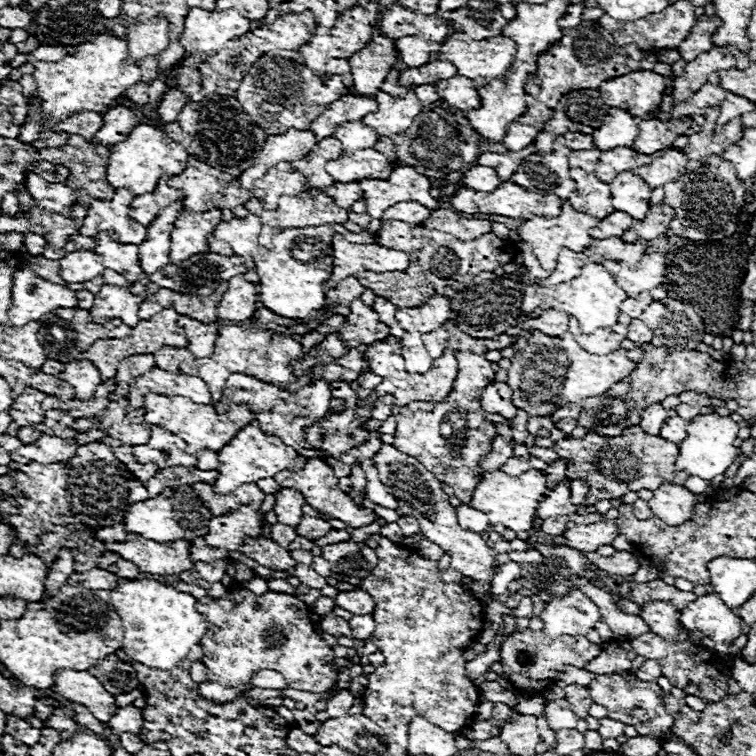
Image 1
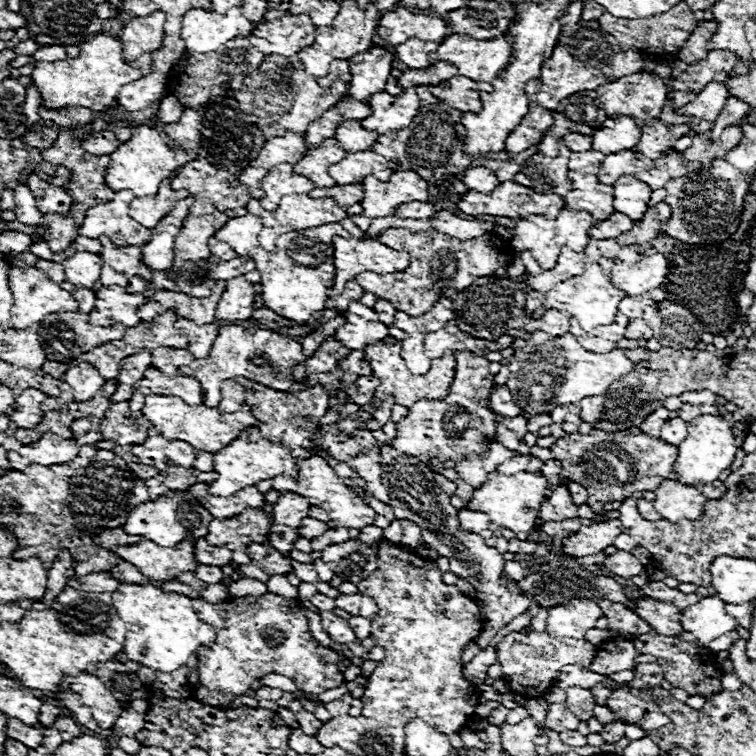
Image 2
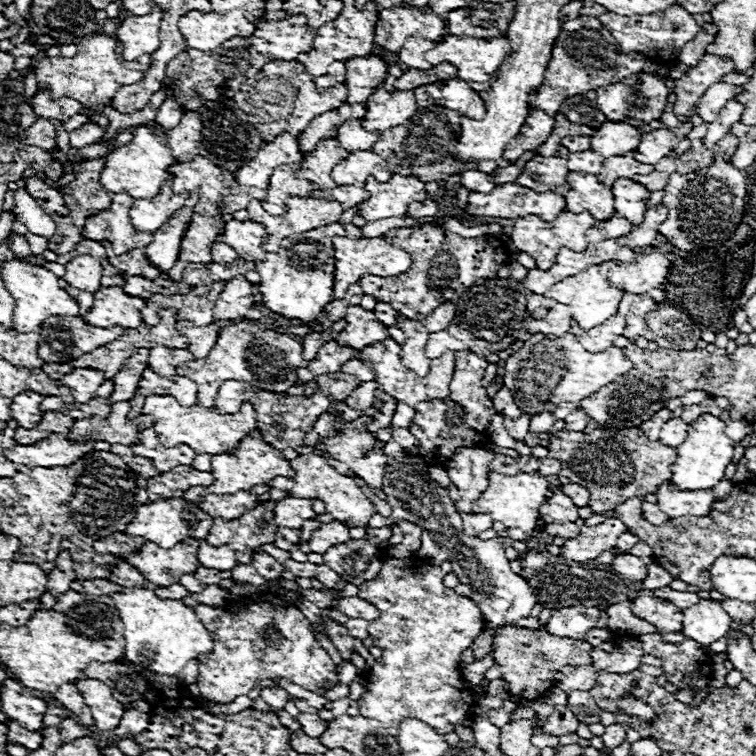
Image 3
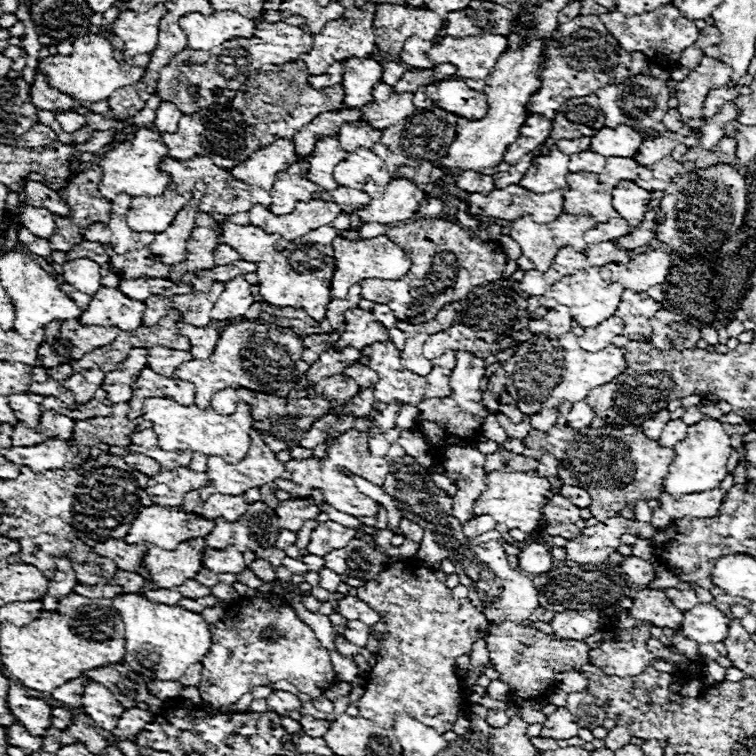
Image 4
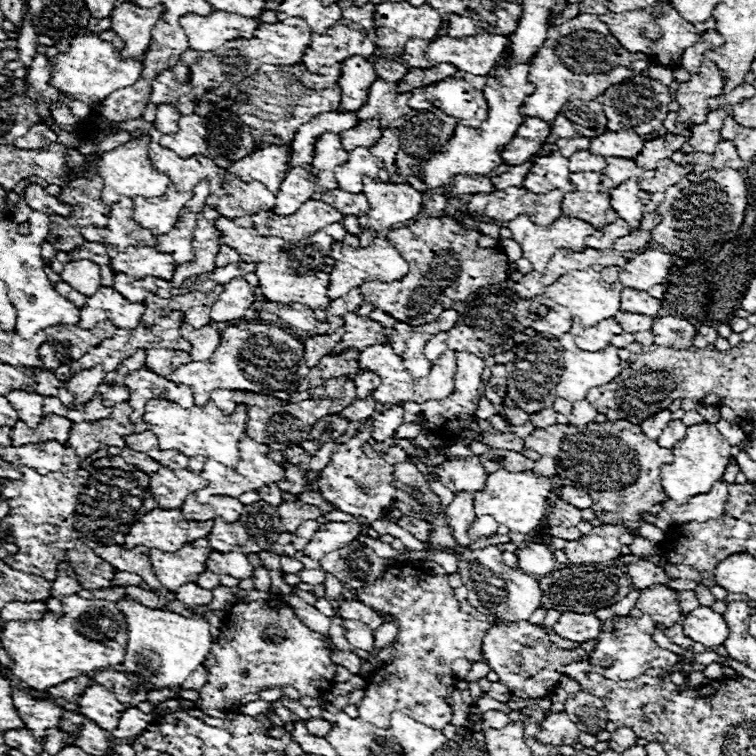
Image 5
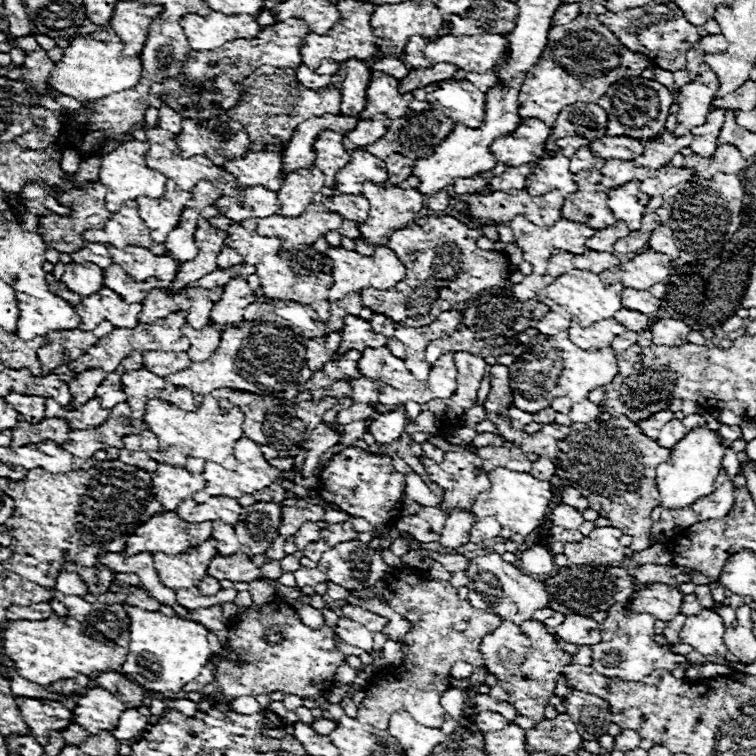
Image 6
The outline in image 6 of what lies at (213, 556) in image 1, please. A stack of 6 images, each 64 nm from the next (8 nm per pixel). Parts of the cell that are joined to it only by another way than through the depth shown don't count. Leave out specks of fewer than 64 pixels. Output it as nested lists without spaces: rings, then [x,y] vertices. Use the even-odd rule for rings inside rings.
[[[216,554],[214,560],[208,564],[208,574],[216,580],[230,580],[230,582],[252,582],[260,578],[260,568],[252,564],[248,556],[234,554],[234,556],[220,556]]]

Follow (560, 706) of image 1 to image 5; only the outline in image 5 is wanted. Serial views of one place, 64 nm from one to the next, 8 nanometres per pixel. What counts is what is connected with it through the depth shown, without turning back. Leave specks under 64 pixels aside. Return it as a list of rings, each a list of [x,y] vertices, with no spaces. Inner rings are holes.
[[[554,712],[540,724],[540,732],[534,740],[552,746],[574,746],[578,742],[578,728],[566,712]]]

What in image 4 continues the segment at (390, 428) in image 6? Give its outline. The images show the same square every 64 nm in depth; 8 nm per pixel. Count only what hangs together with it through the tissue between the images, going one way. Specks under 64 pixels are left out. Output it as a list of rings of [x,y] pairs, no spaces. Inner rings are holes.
[[[388,404],[382,412],[372,412],[372,422],[374,422],[374,430],[370,432],[370,436],[378,436],[378,434],[384,434],[386,430],[394,428],[396,426],[396,416],[400,412],[400,404]]]

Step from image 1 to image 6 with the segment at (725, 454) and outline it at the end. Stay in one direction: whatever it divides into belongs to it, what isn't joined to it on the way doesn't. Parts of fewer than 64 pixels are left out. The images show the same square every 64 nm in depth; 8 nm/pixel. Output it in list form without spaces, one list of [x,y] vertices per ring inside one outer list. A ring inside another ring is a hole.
[[[696,428],[692,432],[688,432],[674,448],[672,448],[672,456],[668,462],[662,462],[656,468],[656,484],[658,484],[658,492],[662,496],[662,508],[684,508],[694,504],[694,500],[708,496],[714,492],[714,480],[718,476],[718,470],[722,468],[722,456],[724,456],[724,448],[718,444],[716,436],[712,434],[712,430],[708,428]]]

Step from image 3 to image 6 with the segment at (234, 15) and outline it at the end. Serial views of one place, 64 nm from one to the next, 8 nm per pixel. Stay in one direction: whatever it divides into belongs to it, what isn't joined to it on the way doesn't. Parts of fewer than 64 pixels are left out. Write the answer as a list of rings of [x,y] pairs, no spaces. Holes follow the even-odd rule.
[[[210,12],[208,16],[186,14],[180,20],[192,50],[214,50],[236,38],[256,38],[262,30],[254,16]]]

